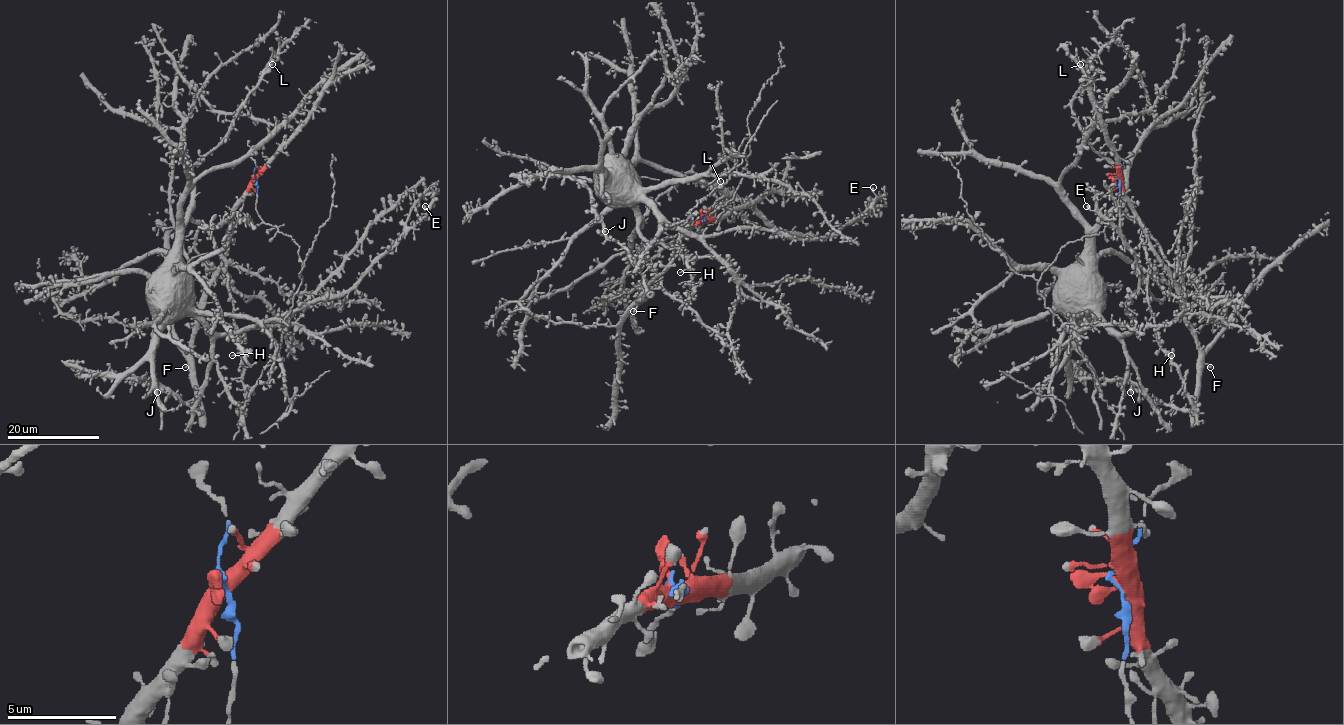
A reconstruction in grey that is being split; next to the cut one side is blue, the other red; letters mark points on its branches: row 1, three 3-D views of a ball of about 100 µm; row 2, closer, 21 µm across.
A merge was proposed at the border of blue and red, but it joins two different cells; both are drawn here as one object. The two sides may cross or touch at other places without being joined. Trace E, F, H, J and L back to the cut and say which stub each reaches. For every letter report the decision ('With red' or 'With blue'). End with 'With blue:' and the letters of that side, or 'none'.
E: With blue
F: With red
H: With blue
J: With red
L: With blue
With blue: E, H, L

